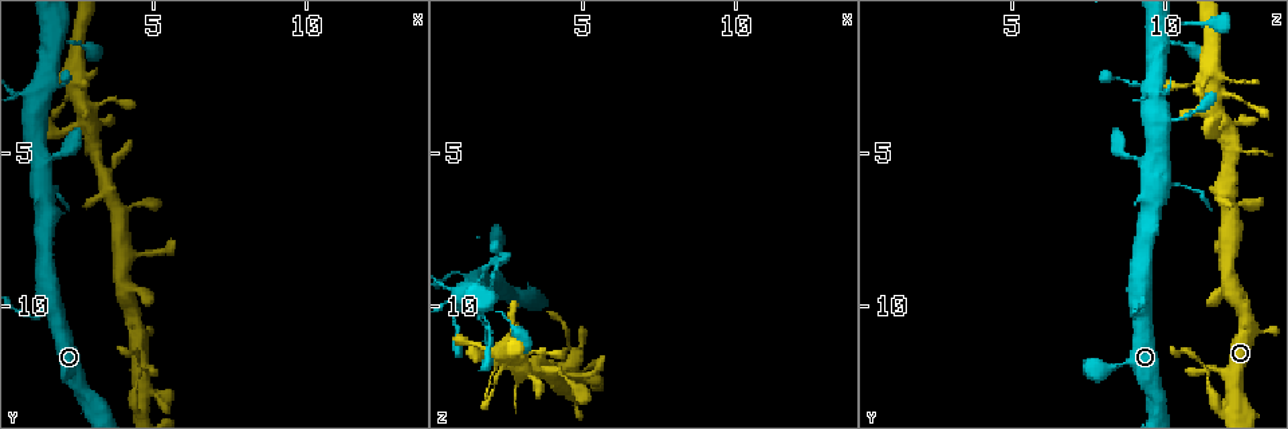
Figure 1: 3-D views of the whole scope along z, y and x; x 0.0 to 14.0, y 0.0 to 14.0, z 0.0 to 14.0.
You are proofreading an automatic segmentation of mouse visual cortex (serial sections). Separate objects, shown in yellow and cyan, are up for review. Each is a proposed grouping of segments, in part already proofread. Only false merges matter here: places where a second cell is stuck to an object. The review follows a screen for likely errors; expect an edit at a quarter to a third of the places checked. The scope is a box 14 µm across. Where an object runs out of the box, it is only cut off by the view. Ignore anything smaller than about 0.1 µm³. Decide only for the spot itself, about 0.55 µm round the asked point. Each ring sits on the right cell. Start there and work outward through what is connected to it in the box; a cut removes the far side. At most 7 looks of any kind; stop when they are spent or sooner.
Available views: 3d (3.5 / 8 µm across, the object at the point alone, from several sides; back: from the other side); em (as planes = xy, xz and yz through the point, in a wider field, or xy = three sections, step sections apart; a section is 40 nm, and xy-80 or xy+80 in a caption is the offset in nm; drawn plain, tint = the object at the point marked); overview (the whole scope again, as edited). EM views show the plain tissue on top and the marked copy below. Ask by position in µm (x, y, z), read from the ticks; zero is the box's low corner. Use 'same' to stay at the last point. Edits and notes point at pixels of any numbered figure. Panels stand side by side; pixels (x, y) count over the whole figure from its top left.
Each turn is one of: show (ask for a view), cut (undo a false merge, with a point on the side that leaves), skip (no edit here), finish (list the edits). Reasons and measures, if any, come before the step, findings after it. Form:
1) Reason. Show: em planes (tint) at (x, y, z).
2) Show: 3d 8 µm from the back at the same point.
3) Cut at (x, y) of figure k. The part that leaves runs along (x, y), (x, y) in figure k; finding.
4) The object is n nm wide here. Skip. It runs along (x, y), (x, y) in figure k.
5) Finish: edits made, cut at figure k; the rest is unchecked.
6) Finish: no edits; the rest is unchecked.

Show: 3d 8 µm at (2.8, 3.8, 11.6).

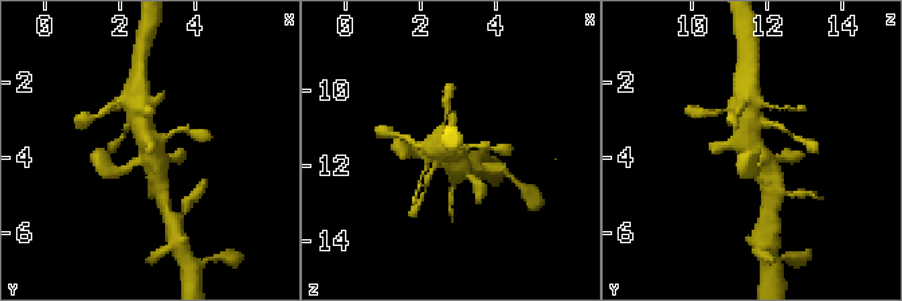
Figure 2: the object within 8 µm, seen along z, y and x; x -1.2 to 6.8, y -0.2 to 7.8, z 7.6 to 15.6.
Now the EM. Show: em xy step 3 (tint) at the same point.

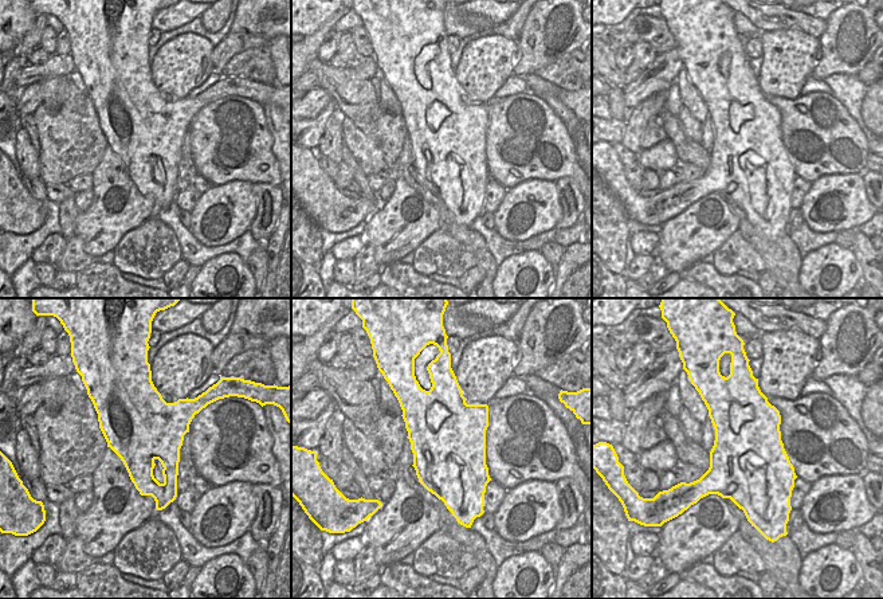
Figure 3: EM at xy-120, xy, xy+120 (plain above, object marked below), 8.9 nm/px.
Skip. It runs along (775, 191), (776, 174), (741, 125) in figure 2; continuous, no second cell.

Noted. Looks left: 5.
Sharp bend. Show: 3d 3.5 µm at (4.4, 13.4, 11.8).

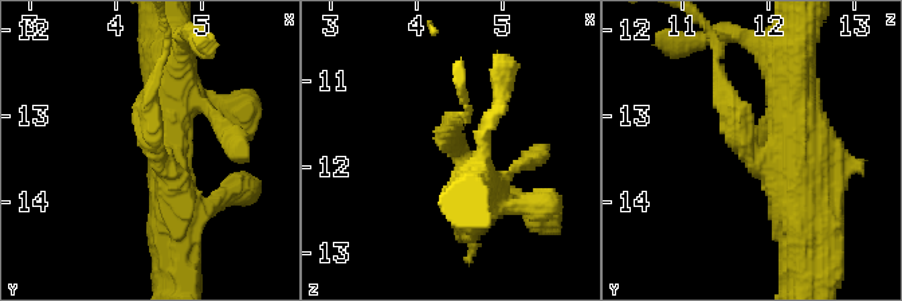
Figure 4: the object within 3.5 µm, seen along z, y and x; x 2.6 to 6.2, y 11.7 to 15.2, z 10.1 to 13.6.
Need the tissue. Show: em xy step 2 (tint) at (4.45, 13.40, 11.75).

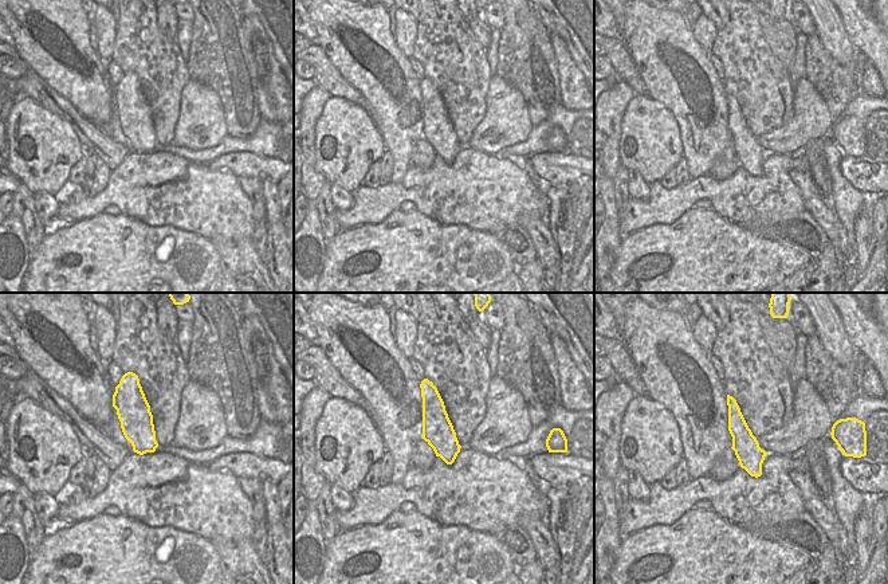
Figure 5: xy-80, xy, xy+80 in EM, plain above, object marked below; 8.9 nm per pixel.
Another direction. Show: em xy step 3 (tint) at the same point.

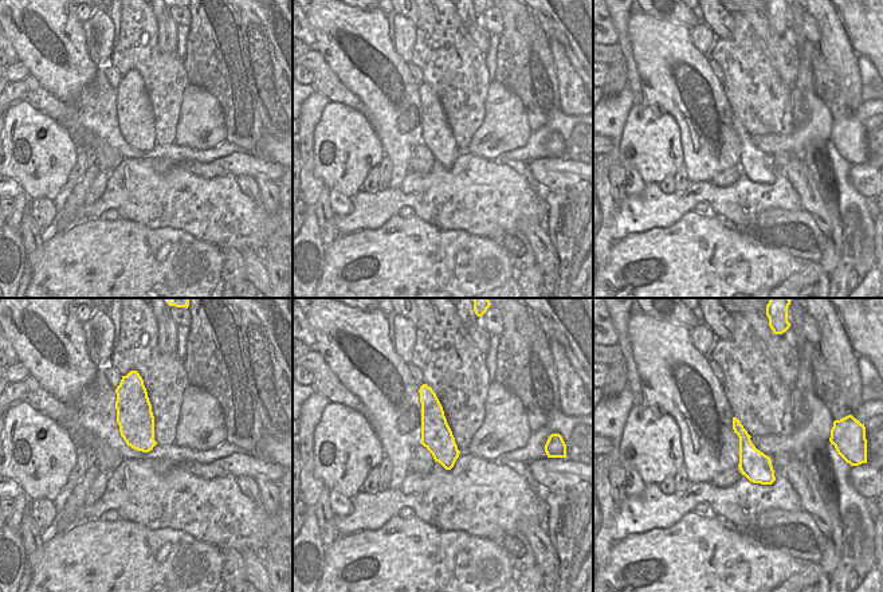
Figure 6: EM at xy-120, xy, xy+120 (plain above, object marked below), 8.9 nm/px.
Cut at (138, 121) of figure 4. A second cell is stuck on.

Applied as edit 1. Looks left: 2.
Finish: edits made, cut at figure 4; the rest is unchecked.

